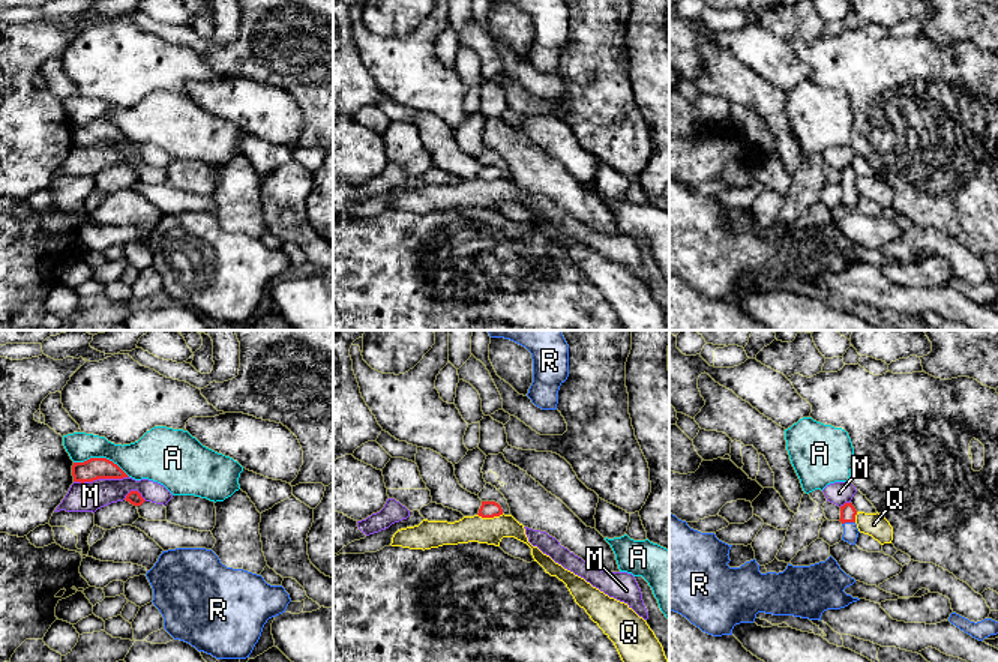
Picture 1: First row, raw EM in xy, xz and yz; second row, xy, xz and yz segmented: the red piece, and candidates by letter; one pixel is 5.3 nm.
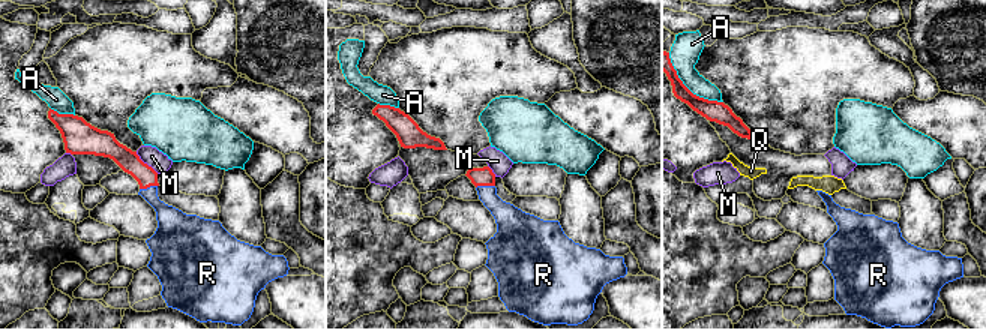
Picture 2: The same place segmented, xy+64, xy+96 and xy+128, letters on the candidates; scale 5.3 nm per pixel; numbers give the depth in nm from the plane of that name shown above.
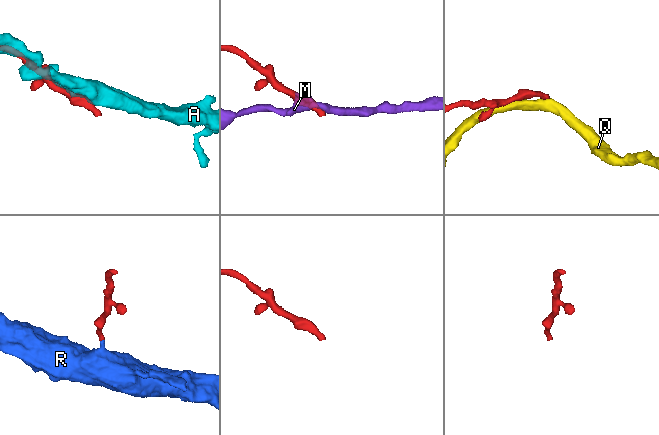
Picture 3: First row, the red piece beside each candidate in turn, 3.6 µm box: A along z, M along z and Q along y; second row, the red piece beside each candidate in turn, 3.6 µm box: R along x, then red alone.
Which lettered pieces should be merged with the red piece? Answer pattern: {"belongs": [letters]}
{"belongs": ["R"]}

